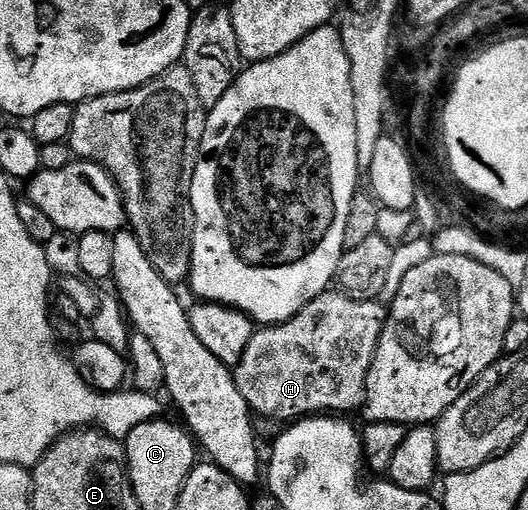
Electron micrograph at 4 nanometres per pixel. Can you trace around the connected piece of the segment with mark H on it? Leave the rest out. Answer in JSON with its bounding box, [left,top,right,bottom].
[235,292,386,424]

